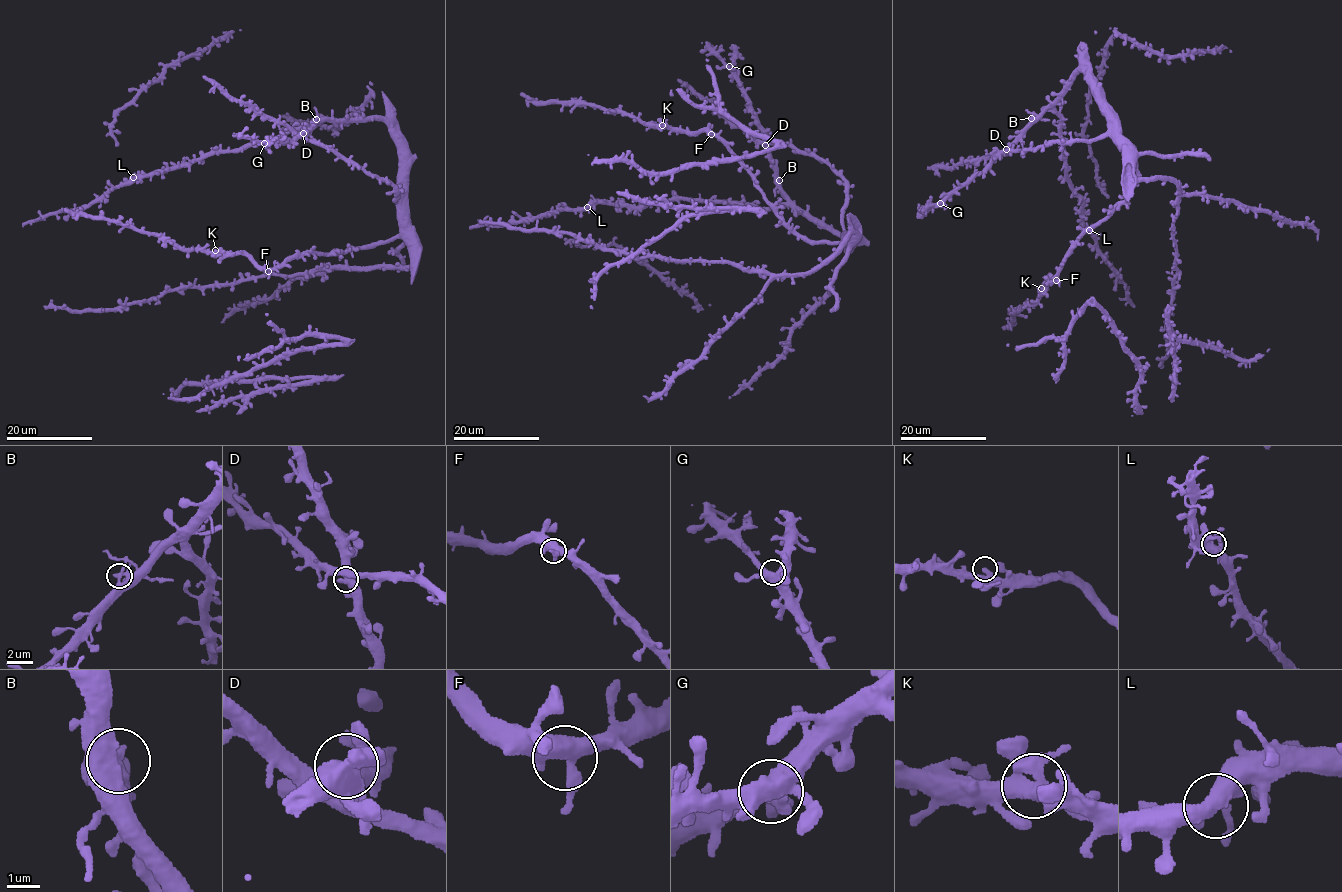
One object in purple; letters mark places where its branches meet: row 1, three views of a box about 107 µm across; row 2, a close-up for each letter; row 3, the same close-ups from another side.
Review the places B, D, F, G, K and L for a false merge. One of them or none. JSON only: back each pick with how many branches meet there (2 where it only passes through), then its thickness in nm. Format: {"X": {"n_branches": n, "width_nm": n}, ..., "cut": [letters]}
{"B": {"n_branches": 3, "width_nm": 320}, "cut": ["B"]}

